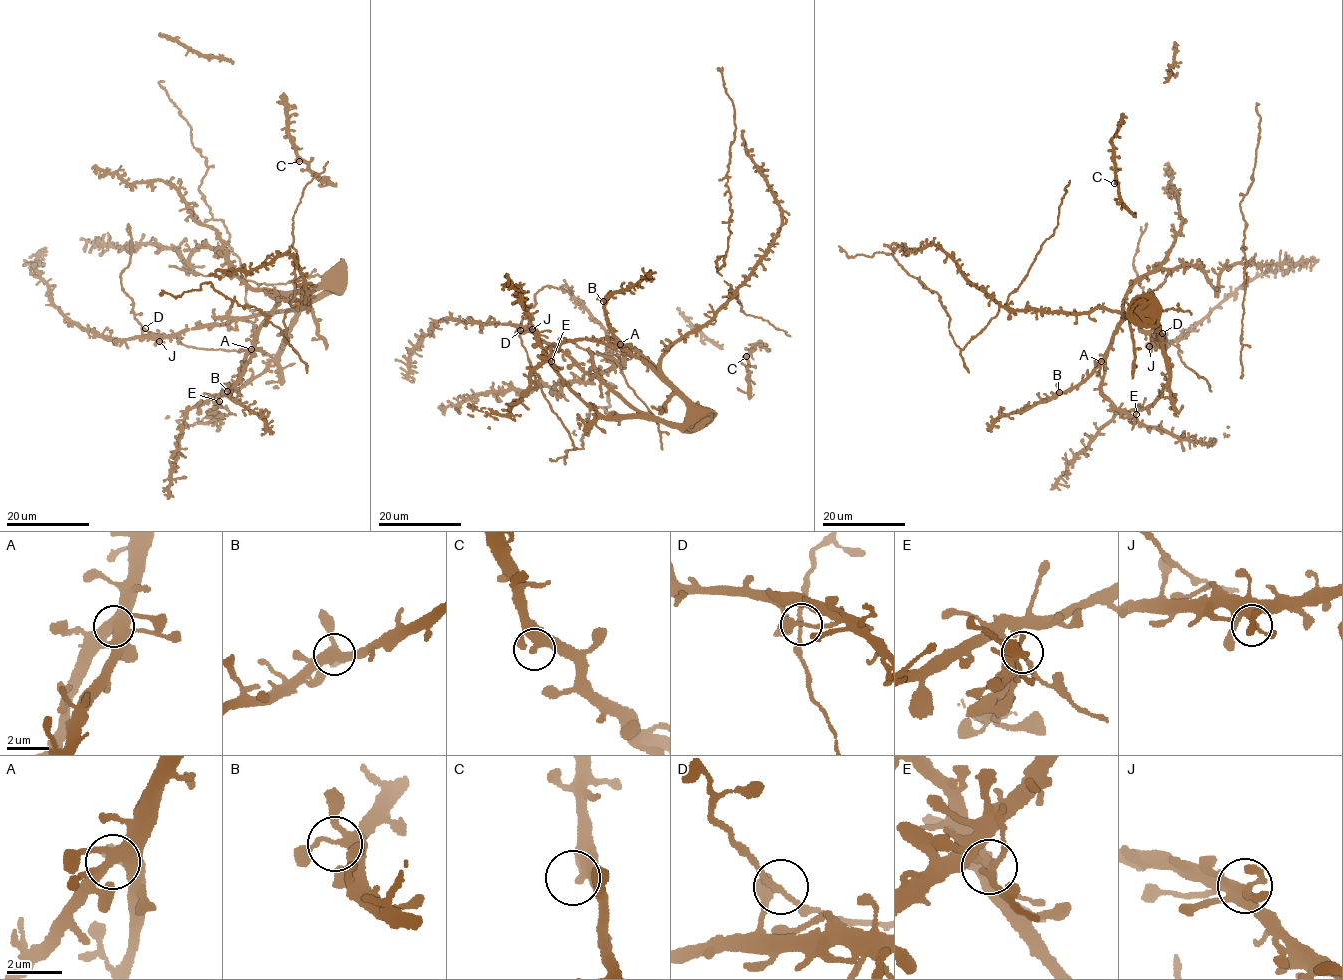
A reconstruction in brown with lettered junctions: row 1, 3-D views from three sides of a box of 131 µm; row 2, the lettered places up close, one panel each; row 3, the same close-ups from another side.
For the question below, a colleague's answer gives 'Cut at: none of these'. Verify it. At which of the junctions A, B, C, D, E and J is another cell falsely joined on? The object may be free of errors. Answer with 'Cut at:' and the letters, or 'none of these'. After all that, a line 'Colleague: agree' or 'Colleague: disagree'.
Cut at: E
Colleague: disagree

